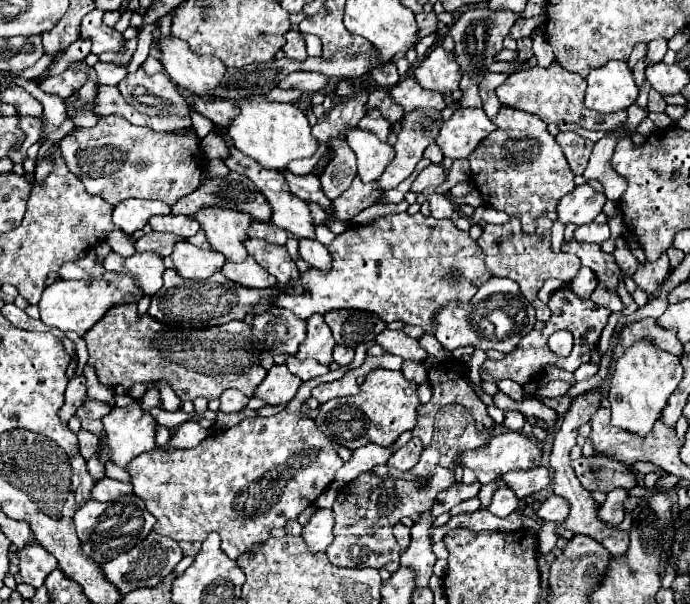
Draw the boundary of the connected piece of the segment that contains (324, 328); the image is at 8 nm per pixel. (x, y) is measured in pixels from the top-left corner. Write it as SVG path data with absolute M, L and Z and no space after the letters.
M314 314L306 320L306 330L308 336L302 342L302 346L296 352L296 358L306 360L306 358L314 358L318 364L330 366L332 360L332 348L336 346L332 330L328 328L328 324L324 322L322 314Z

